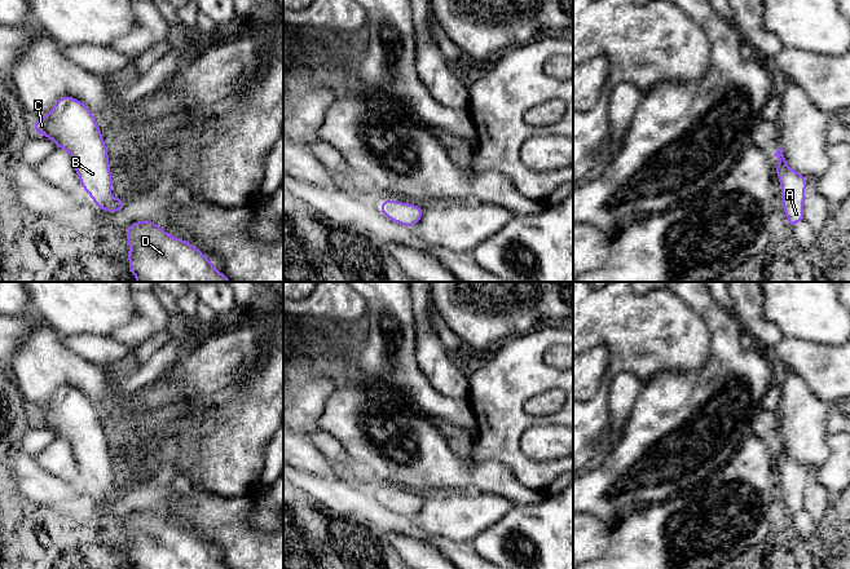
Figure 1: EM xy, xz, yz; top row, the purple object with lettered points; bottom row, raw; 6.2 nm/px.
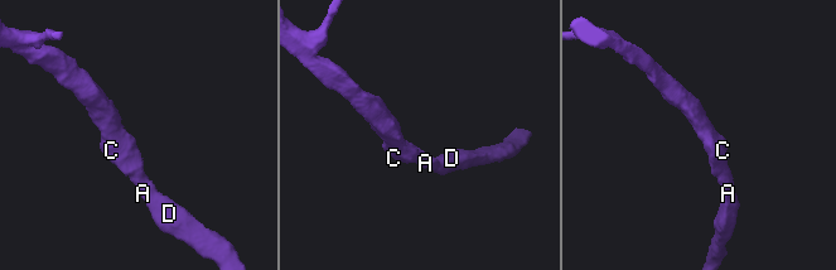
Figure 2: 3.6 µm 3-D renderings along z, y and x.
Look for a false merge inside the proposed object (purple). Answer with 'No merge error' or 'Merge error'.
No merge error

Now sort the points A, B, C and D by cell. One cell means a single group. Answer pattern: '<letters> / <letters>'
A B C D

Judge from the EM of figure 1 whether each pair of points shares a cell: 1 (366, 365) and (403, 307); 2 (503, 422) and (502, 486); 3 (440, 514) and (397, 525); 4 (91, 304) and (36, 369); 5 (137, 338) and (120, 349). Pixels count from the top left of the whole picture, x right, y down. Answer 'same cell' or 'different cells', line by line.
1: same cell
2: different cells
3: different cells
4: different cells
5: different cells

